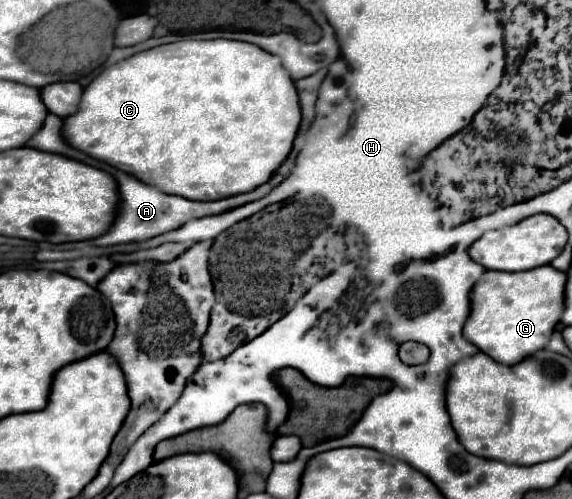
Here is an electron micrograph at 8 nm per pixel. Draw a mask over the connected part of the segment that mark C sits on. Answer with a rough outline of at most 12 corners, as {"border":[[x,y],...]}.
{"border":[[177,41],[61,135],[191,201],[265,183],[301,123],[279,59]]}

